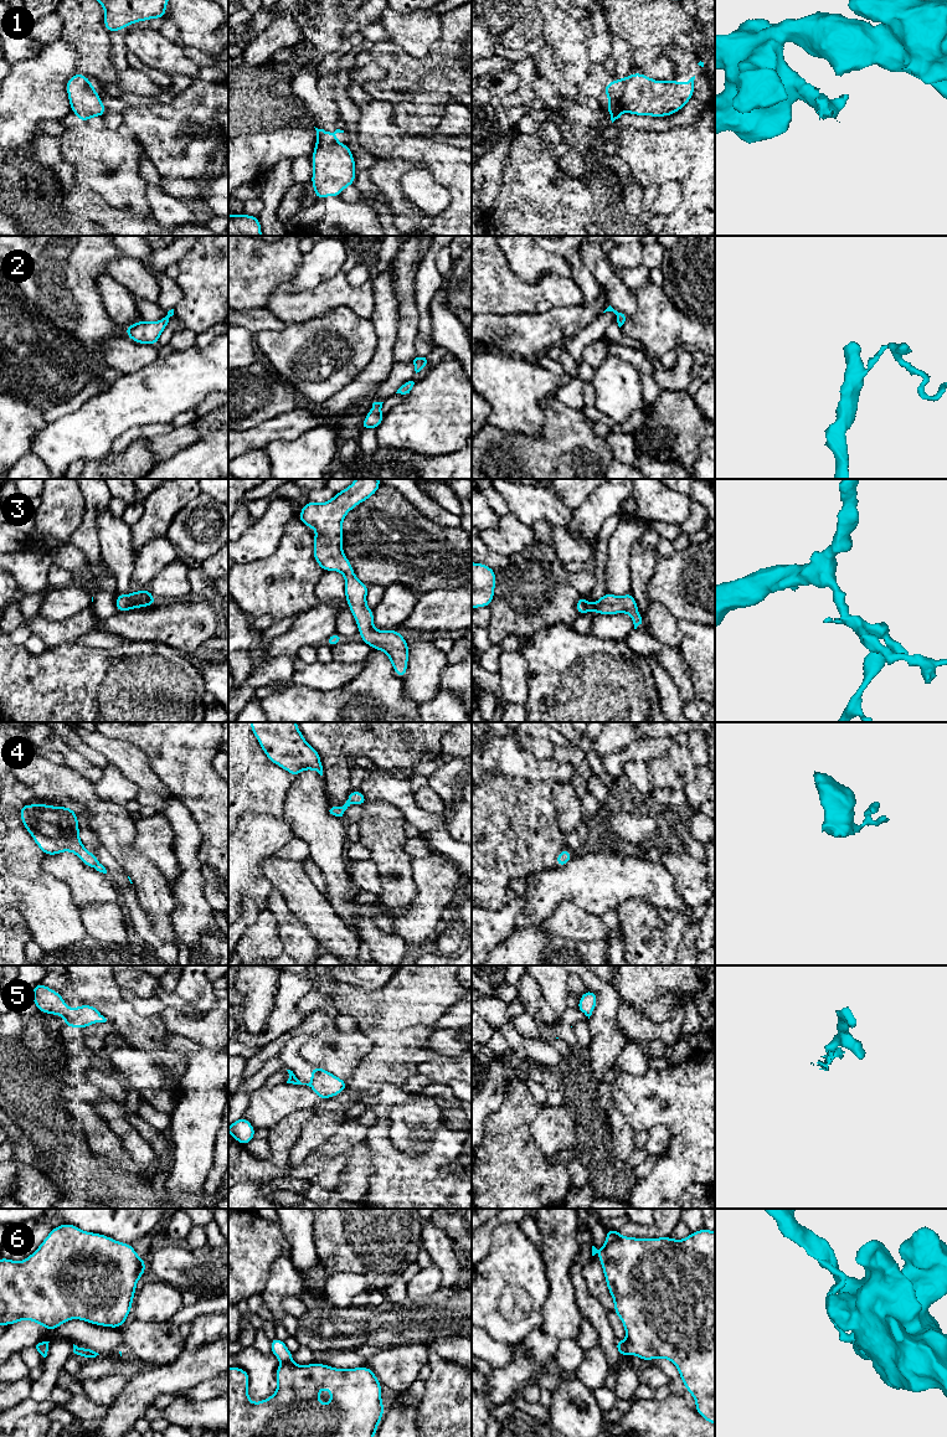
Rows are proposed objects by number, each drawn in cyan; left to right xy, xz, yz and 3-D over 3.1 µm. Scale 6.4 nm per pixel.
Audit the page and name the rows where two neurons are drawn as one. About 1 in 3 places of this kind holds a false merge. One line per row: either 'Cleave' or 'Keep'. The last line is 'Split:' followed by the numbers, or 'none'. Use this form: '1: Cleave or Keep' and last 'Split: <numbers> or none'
1: Cleave
2: Keep
3: Keep
4: Keep
5: Keep
6: Cleave
Split: 1, 6

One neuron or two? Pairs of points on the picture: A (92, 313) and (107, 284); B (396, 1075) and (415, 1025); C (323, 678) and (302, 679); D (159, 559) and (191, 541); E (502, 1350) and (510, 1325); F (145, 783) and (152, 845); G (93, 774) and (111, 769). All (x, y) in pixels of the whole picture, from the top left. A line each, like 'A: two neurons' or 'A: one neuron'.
A: two neurons
B: one neuron
C: one neuron
D: two neurons
E: two neurons
F: two neurons
G: two neurons

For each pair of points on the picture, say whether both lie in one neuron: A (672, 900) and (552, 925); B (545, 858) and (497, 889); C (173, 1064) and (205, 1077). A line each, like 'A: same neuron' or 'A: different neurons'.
A: different neurons
B: same neuron
C: different neurons

